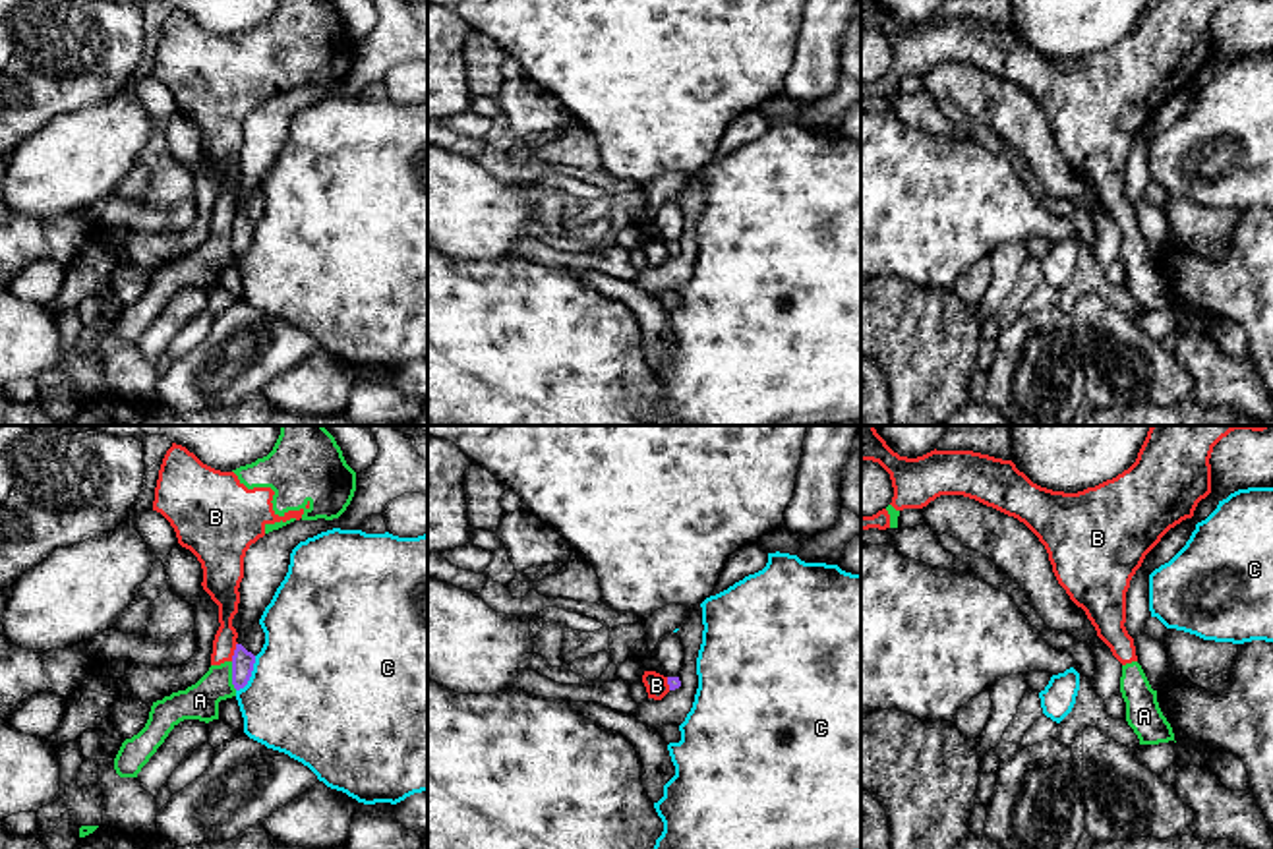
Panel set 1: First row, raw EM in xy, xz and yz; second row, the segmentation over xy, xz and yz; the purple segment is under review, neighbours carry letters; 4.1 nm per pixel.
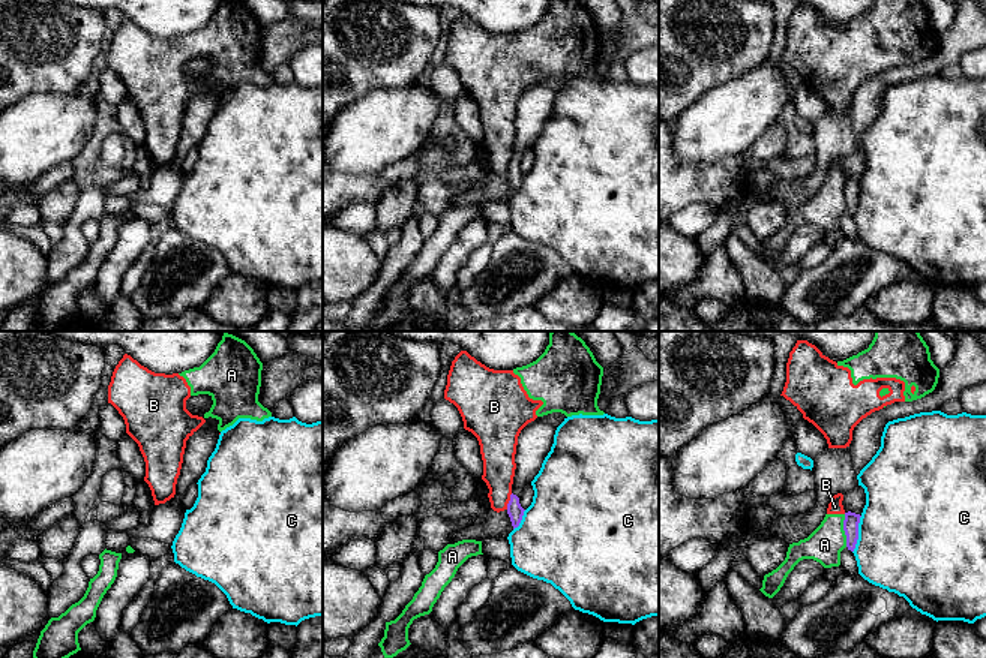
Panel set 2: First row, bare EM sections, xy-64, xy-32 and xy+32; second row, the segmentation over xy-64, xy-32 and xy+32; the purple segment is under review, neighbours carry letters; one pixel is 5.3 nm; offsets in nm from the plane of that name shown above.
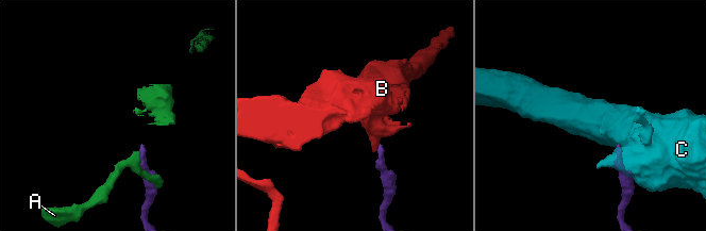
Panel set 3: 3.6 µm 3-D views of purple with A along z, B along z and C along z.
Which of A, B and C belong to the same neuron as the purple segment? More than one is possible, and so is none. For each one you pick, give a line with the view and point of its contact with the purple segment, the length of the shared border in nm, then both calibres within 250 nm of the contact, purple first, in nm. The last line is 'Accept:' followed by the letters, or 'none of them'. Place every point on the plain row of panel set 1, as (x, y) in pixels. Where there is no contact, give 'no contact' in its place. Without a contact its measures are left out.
Accept: none of them

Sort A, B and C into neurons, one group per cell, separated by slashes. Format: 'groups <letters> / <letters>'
groups A B / C

